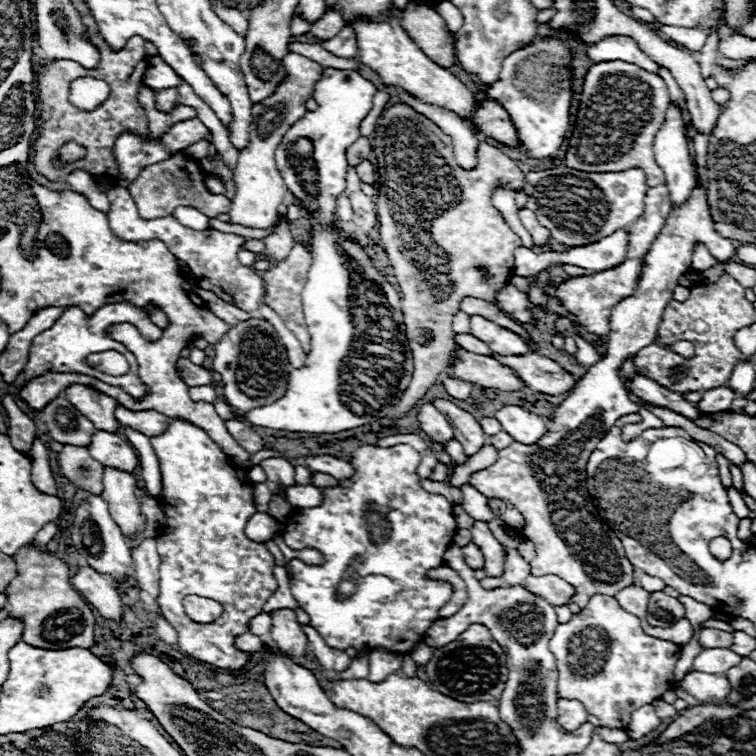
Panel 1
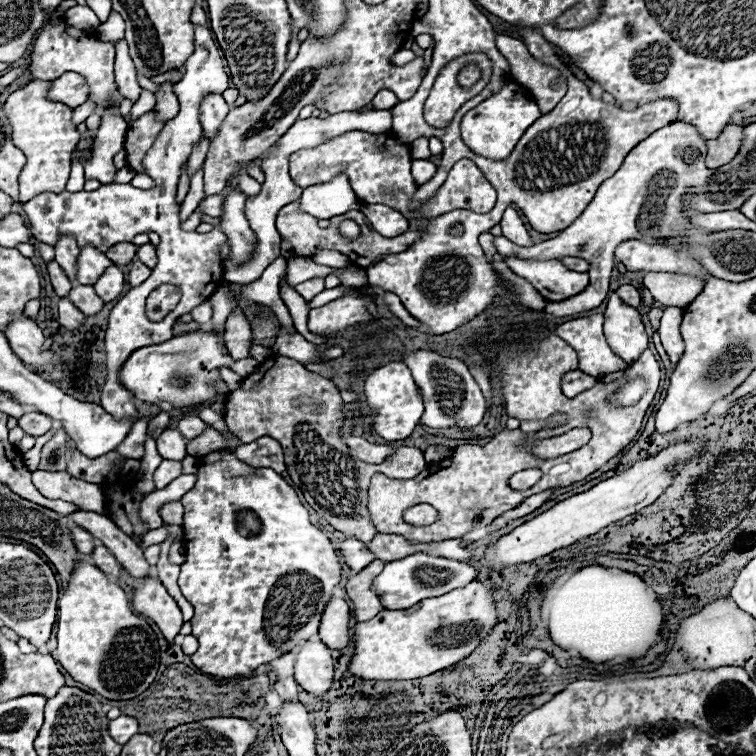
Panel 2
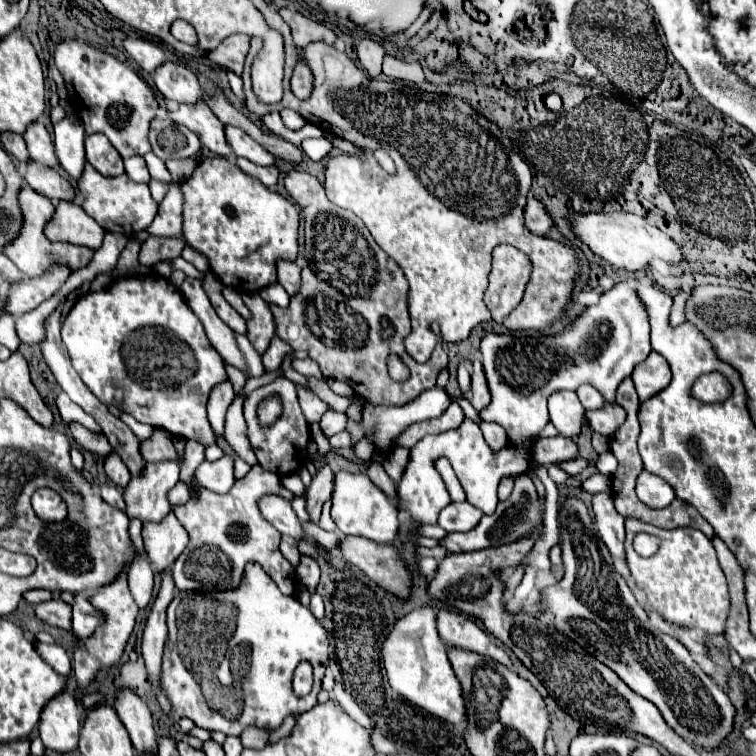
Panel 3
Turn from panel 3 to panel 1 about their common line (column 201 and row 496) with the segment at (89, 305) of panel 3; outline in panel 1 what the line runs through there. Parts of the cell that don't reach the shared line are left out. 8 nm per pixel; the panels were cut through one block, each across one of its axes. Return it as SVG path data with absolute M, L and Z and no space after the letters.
M364 444L364 446L358 446L352 454L350 454L350 460L348 460L354 468L354 476L350 480L340 480L338 486L330 486L330 488L322 488L322 504L316 506L316 508L306 508L306 510L298 510L294 512L288 520L286 520L286 526L284 526L284 542L292 548L292 550L304 550L304 548L314 548L318 550L320 554L324 554L324 564L322 566L308 566L304 564L302 560L292 560L290 562L290 572L292 572L292 592L294 592L294 598L298 600L298 606L310 616L310 626L314 630L318 630L318 634L326 640L326 644L330 644L332 648L338 648L338 650L346 650L346 648L358 648L362 650L364 644L370 646L370 648L386 648L386 650L392 650L392 652L408 652L414 648L414 644L418 644L426 630L430 628L430 624L438 618L438 610L452 598L454 590L451 585L446 582L430 580L426 578L426 573L432 568L438 568L444 564L444 552L446 548L452 544L452 538L458 530L456 526L456 520L452 516L452 504L440 496L440 494L430 494L426 492L422 486L420 486L420 478L416 474L418 470L418 464L420 464L420 454L408 446L408 444L396 444L396 446L390 446L390 448L380 448L380 446L372 446L372 444Z

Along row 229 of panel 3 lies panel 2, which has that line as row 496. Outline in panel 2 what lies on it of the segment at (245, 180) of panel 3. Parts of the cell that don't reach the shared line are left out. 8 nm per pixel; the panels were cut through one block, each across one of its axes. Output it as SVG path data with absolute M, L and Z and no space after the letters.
M216 450L210 452L206 456L200 458L200 468L196 472L196 484L190 492L184 494L184 498L180 500L184 506L184 550L186 550L186 562L180 566L180 578L178 578L178 586L184 594L184 598L194 606L194 618L190 620L192 624L192 636L198 638L198 650L190 656L190 660L194 662L196 668L200 668L206 674L214 674L214 676L248 676L252 674L258 666L268 664L270 660L282 656L284 652L296 650L300 644L304 644L304 640L310 640L314 634L318 634L318 626L320 626L320 614L324 610L326 600L332 596L334 586L340 582L340 564L338 564L338 554L332 546L332 542L328 540L328 536L324 532L320 532L316 526L310 524L308 520L308 510L304 508L304 504L300 502L296 490L272 468L252 468L246 462L238 460L232 450Z

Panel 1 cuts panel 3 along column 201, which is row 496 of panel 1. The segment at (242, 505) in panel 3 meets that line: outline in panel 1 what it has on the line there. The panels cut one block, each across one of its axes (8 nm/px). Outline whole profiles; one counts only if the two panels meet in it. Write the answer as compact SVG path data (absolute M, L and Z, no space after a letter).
M694 188L690 200L676 208L670 218L666 220L666 226L662 228L662 232L658 234L658 238L654 240L654 244L650 246L646 258L644 258L644 266L642 266L642 274L636 286L634 296L622 300L620 304L616 304L612 308L612 318L610 318L610 334L608 334L608 348L602 360L598 360L596 364L592 364L588 368L588 372L582 376L582 380L576 384L576 388L572 390L572 394L556 408L554 418L548 422L548 432L542 440L538 440L538 444L520 444L514 442L508 448L502 448L498 452L498 460L496 464L492 464L486 470L474 472L470 476L470 484L482 492L488 498L500 498L510 502L514 508L518 508L522 512L522 516L526 518L526 528L522 530L522 534L534 542L536 546L536 556L530 562L532 566L532 574L534 576L544 576L544 574L554 574L560 576L562 580L566 580L568 584L572 584L576 588L576 596L572 598L574 604L578 604L580 608L584 608L588 604L588 600L594 594L608 594L614 596L618 590L632 586L634 584L634 572L632 572L632 564L626 558L626 552L622 548L622 542L616 538L614 530L600 518L596 506L592 504L592 496L586 490L586 464L590 454L596 450L596 444L606 436L606 432L614 426L614 422L624 416L626 412L638 412L638 406L634 402L628 400L628 392L620 380L620 370L626 358L632 358L634 354L638 354L640 348L648 346L654 342L662 312L668 304L668 300L672 298L672 290L678 286L678 278L688 272L690 268L690 258L692 258L692 244L700 240L708 246L712 258L716 262L728 262L736 250L732 246L730 240L722 238L720 234L716 234L712 230L712 218L708 212L708 204L706 204L706 194L700 192L698 188Z

